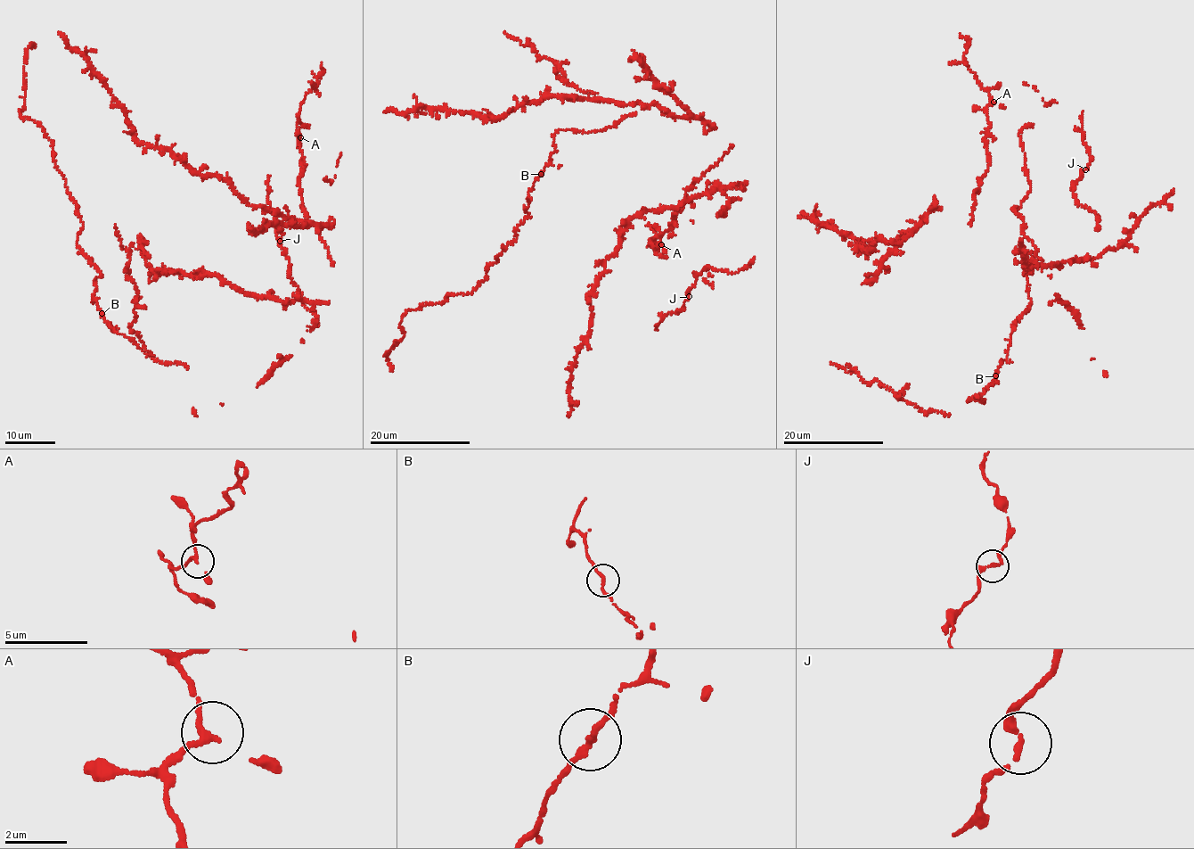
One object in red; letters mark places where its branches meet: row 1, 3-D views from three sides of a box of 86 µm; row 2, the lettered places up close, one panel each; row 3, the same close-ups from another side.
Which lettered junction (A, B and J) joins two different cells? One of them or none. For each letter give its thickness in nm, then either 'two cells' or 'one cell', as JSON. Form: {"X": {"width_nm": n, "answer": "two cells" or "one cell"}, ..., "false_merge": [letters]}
{"A": {"width_nm": 190, "answer": "one cell"}, "B": {"width_nm": 190, "answer": "one cell"}, "J": {"width_nm": 220, "answer": "one cell"}, "false_merge": []}

